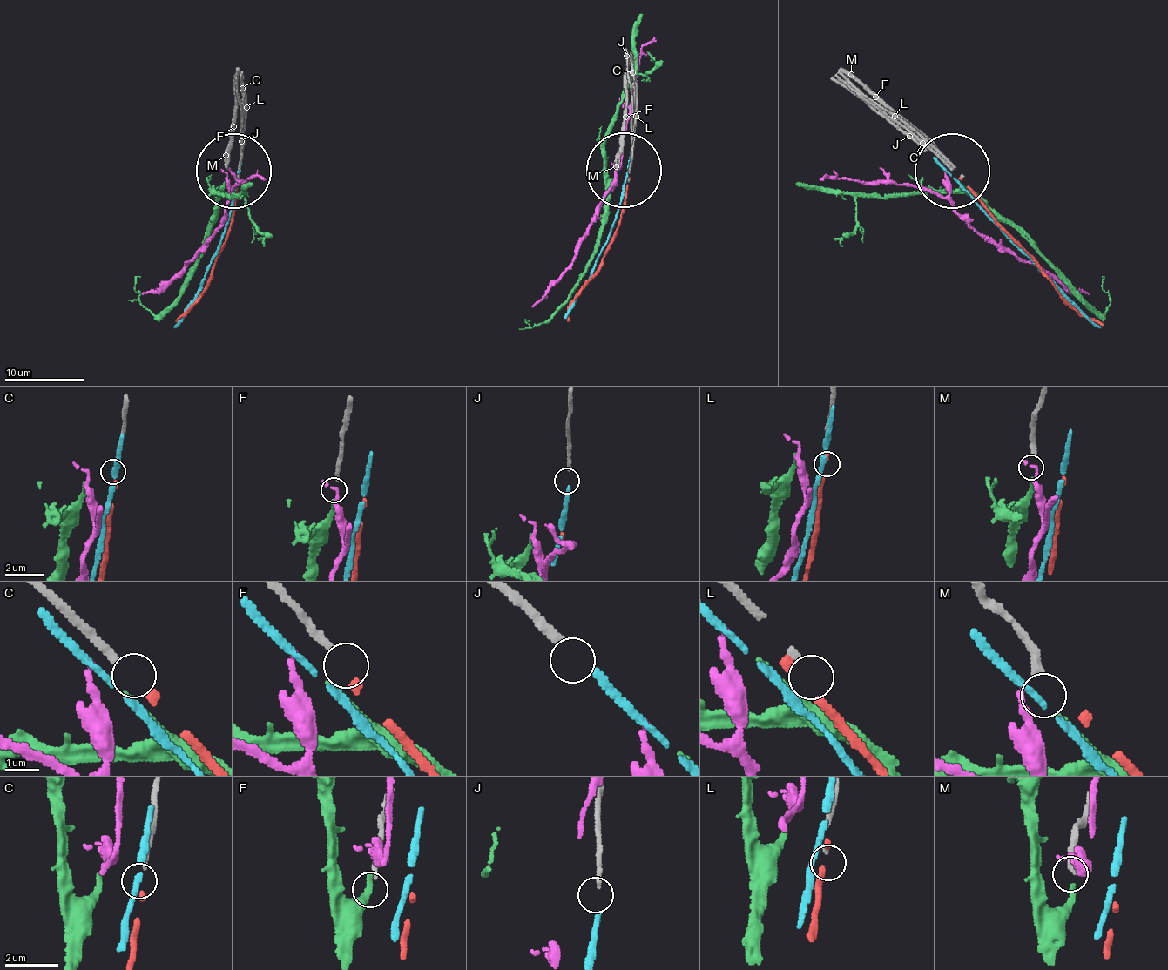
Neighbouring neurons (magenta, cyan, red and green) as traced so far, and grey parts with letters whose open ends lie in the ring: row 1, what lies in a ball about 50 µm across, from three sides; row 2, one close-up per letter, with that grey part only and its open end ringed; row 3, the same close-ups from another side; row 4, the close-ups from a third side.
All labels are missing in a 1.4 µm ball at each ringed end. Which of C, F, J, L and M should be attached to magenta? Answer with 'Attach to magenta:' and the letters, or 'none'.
Attach to magenta: none

